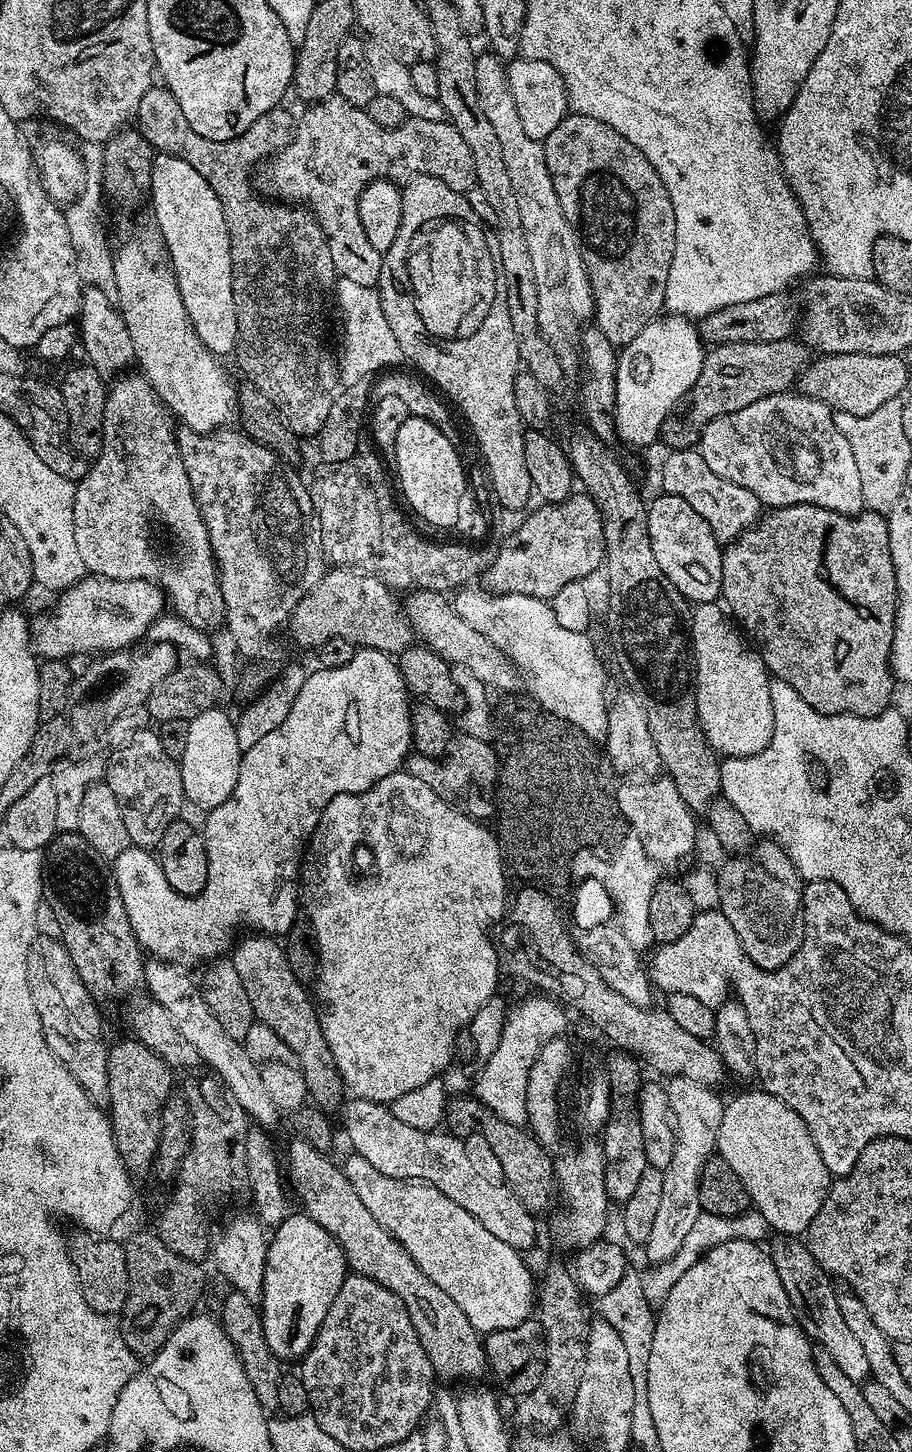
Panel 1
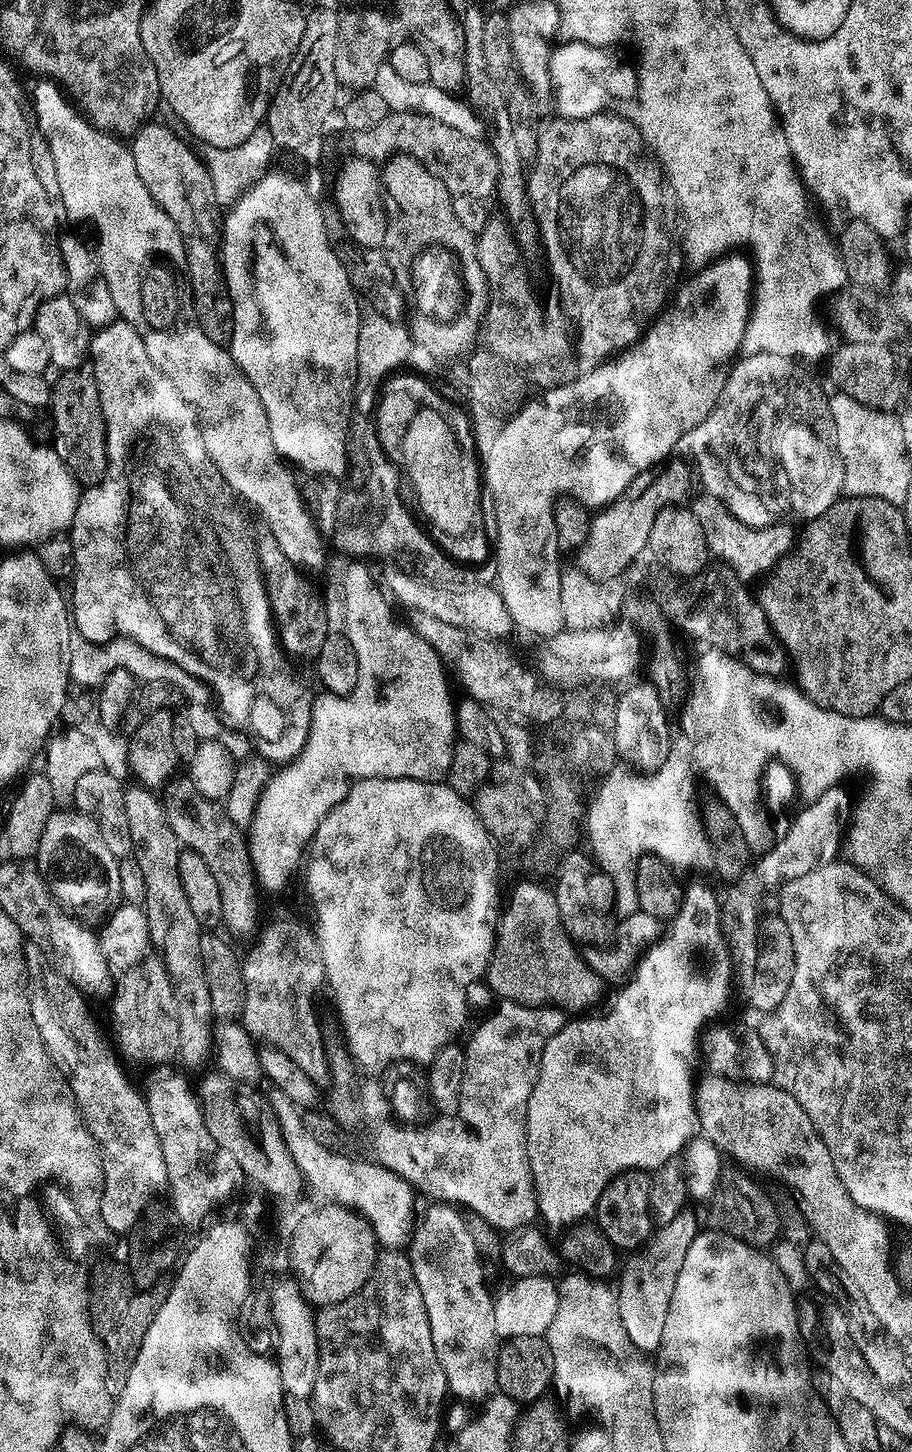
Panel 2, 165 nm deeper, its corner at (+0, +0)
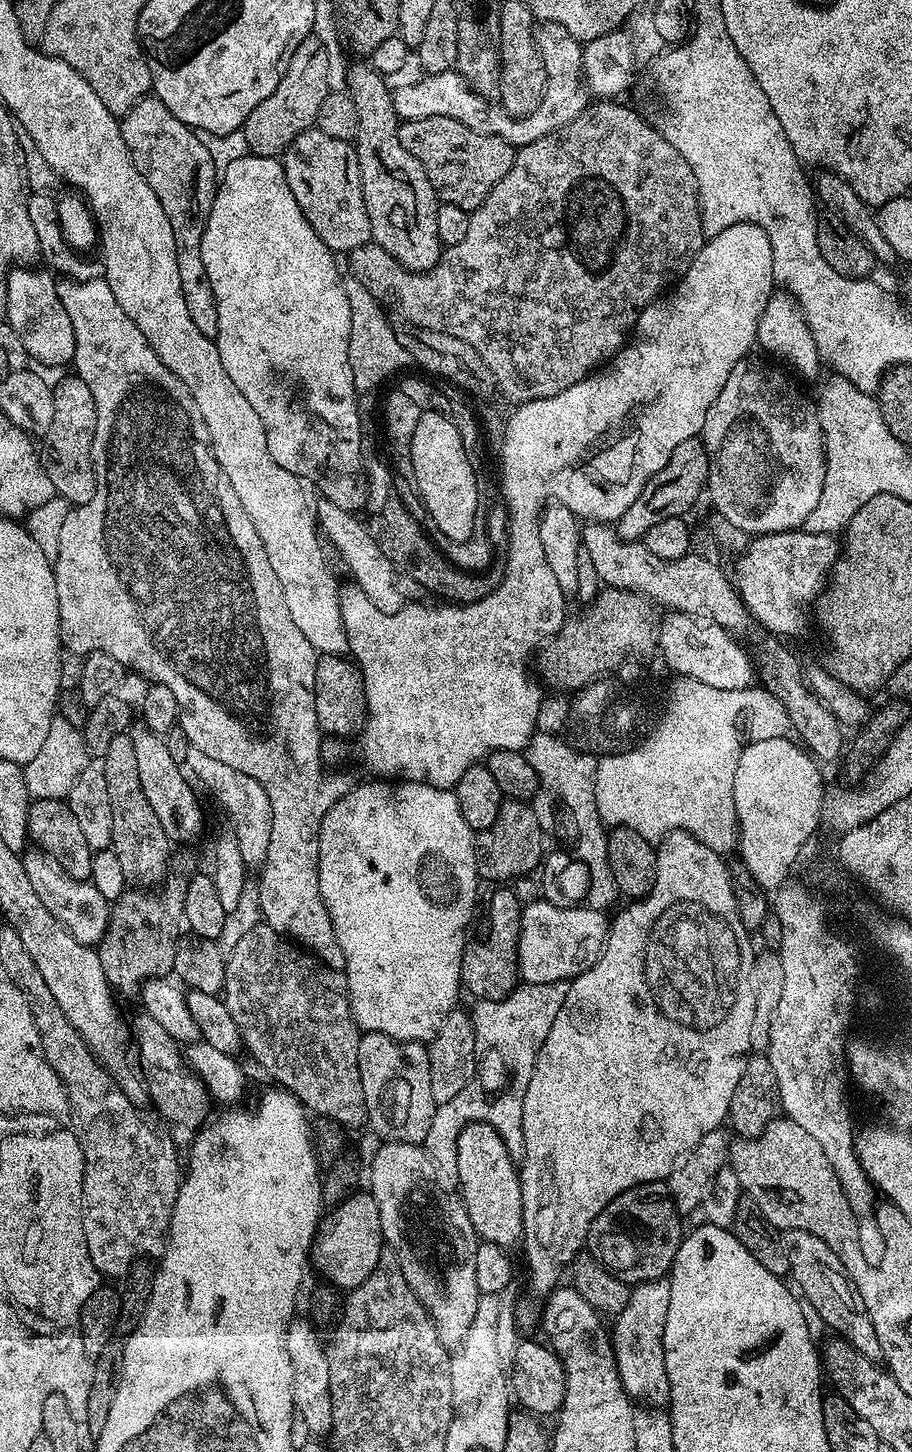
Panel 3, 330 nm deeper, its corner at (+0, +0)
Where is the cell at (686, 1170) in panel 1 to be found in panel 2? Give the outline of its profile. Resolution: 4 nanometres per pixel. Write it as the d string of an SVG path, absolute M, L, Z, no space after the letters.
M683 1208L670 1222L661 1225L649 1237L645 1248L633 1253L633 1257L621 1267L620 1280L616 1282L619 1317L626 1327L627 1336L645 1354L655 1353L659 1349L666 1312L674 1294L674 1282L677 1281L682 1262L699 1231L697 1216L690 1208Z

